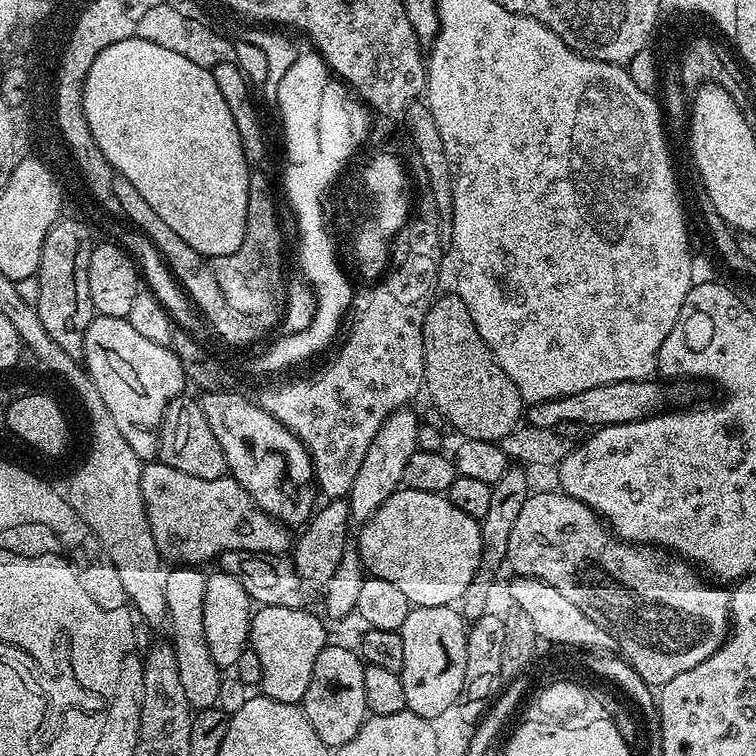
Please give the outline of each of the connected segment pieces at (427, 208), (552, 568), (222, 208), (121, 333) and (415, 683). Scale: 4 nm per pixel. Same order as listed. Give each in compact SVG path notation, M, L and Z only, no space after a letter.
M424 190L420 196L420 220L416 218L409 219L406 227L402 232L404 238L404 253L400 256L400 261L375 285L377 287L368 296L368 305L361 310L356 316L356 321L352 324L352 329L348 332L348 337L344 340L344 345L336 352L336 357L325 366L321 372L316 372L307 380L304 376L293 375L291 378L284 378L281 384L272 384L269 388L264 388L258 395L258 403L261 408L264 408L274 418L278 418L278 422L282 422L282 426L286 426L297 438L304 444L308 455L312 457L312 474L314 483L321 493L325 492L325 497L328 498L344 498L352 489L354 478L358 478L358 470L362 470L362 458L366 458L366 450L370 448L370 442L374 438L374 434L378 434L380 427L386 422L386 418L392 415L393 412L403 409L407 400L412 400L416 395L421 395L424 388L424 347L422 346L422 326L426 314L430 310L432 301L438 295L436 283L440 280L440 239L442 233L440 231L440 223L438 222L438 206L434 206L434 198L431 191Z
M553 490L553 492L533 491L529 495L527 502L522 506L518 519L514 522L514 530L510 530L510 546L508 547L506 564L507 567L513 568L513 573L516 576L529 576L535 580L546 582L546 586L554 586L554 590L558 590L558 594L563 594L573 606L578 606L578 610L582 610L582 614L586 614L586 618L591 618L593 622L598 622L598 626L602 626L612 635L615 647L617 649L620 647L618 649L619 655L627 660L633 670L644 679L645 683L649 686L659 686L670 682L670 678L678 678L678 674L686 674L686 670L694 670L694 666L698 666L698 662L706 662L706 658L710 658L710 654L714 654L722 647L724 641L730 635L733 593L724 586L711 588L710 585L703 584L691 572L693 569L687 563L679 562L680 564L672 565L656 564L656 556L651 551L655 552L651 547L637 546L635 543L619 539L611 527L601 519L596 509L586 506L574 498L565 496L563 492L559 490Z
M139 38L114 42L113 45L102 50L90 66L84 86L84 114L98 150L106 156L115 175L130 182L138 193L142 194L142 198L154 208L158 217L162 218L162 221L166 222L183 242L191 246L193 253L201 252L204 256L228 256L231 252L236 254L241 251L247 220L250 165L244 158L242 142L238 138L238 126L234 126L234 114L230 114L230 106L226 106L226 98L222 98L222 90L218 90L218 82L214 82L209 69L190 62L190 58L182 58L182 54L174 54L174 50L154 46L154 42L146 42Z
M96 314L84 335L82 364L134 454L141 462L151 461L158 452L157 432L168 401L185 391L185 372L175 352L138 334L127 318Z
M443 604L442 606L426 606L425 608L412 607L406 614L406 622L402 622L399 634L403 643L403 657L405 659L402 664L402 670L399 674L400 681L402 682L402 690L406 694L406 702L408 703L407 711L418 714L427 720L433 720L438 714L442 714L442 710L450 710L450 706L455 704L457 698L460 696L462 690L462 682L466 678L466 638L468 637L468 628L466 627L466 620L456 613L455 607Z

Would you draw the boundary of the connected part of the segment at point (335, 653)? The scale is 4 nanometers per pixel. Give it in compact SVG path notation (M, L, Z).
M331 642L314 658L314 674L310 674L310 686L306 686L302 707L306 718L310 718L310 726L314 726L314 734L318 734L329 749L335 750L350 742L369 715L366 686L362 683L365 667L364 660L355 651Z

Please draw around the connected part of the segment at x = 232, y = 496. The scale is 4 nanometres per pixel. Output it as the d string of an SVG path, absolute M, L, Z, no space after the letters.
M159 462L145 463L140 472L148 526L165 561L200 566L203 560L215 561L221 552L284 554L289 551L289 529L264 513L231 475L209 480L194 478L194 474L182 474L182 470Z

